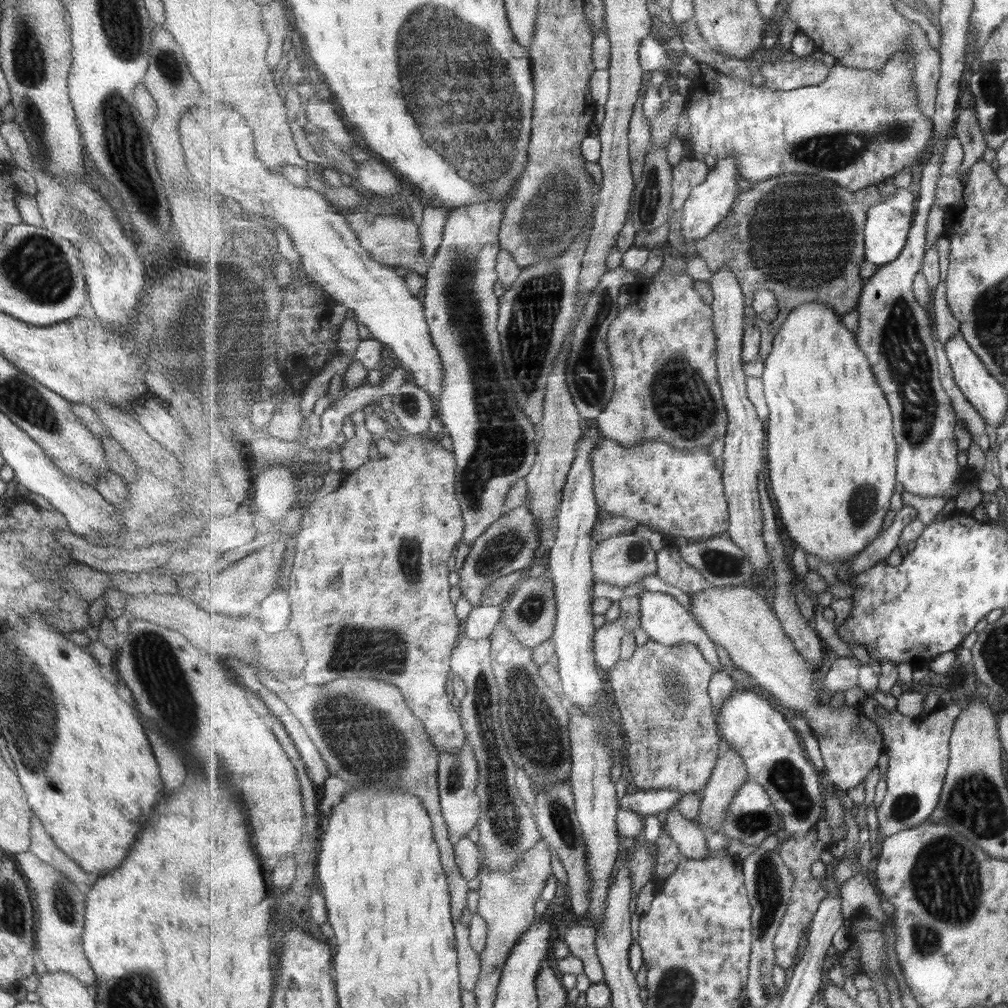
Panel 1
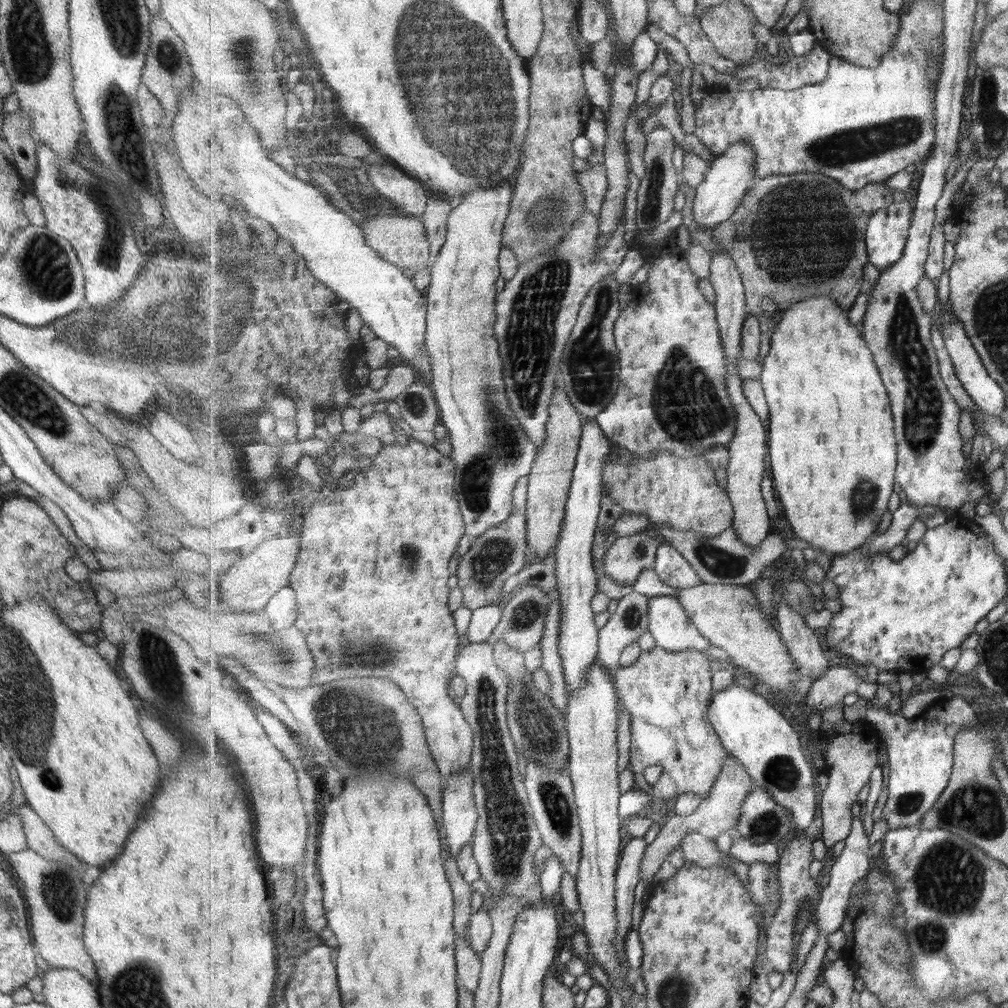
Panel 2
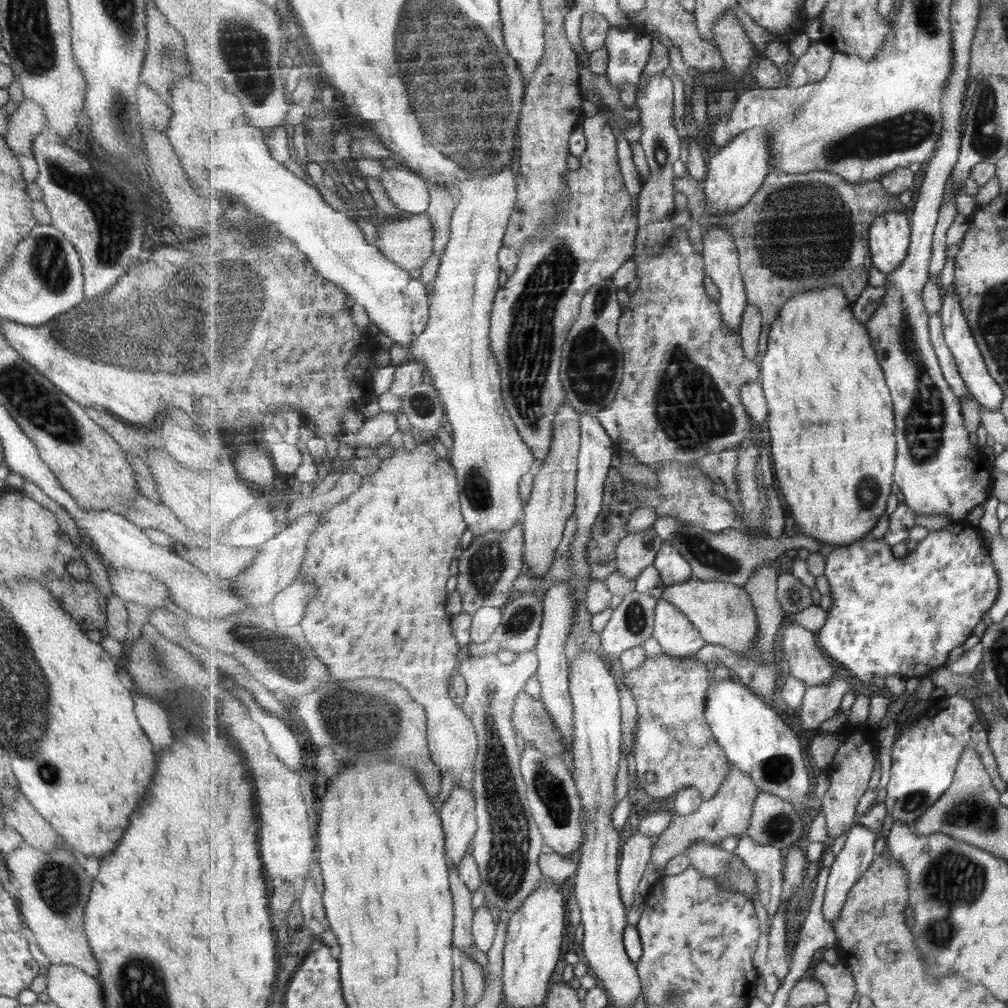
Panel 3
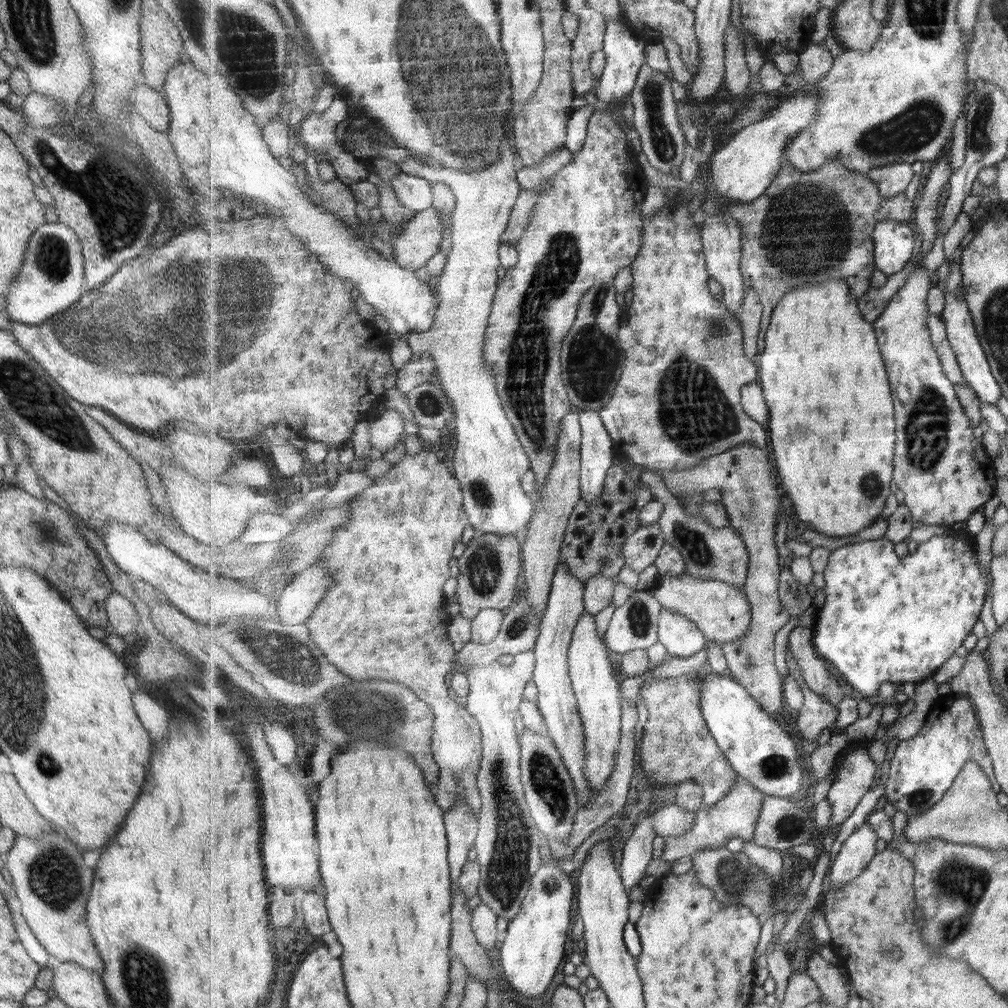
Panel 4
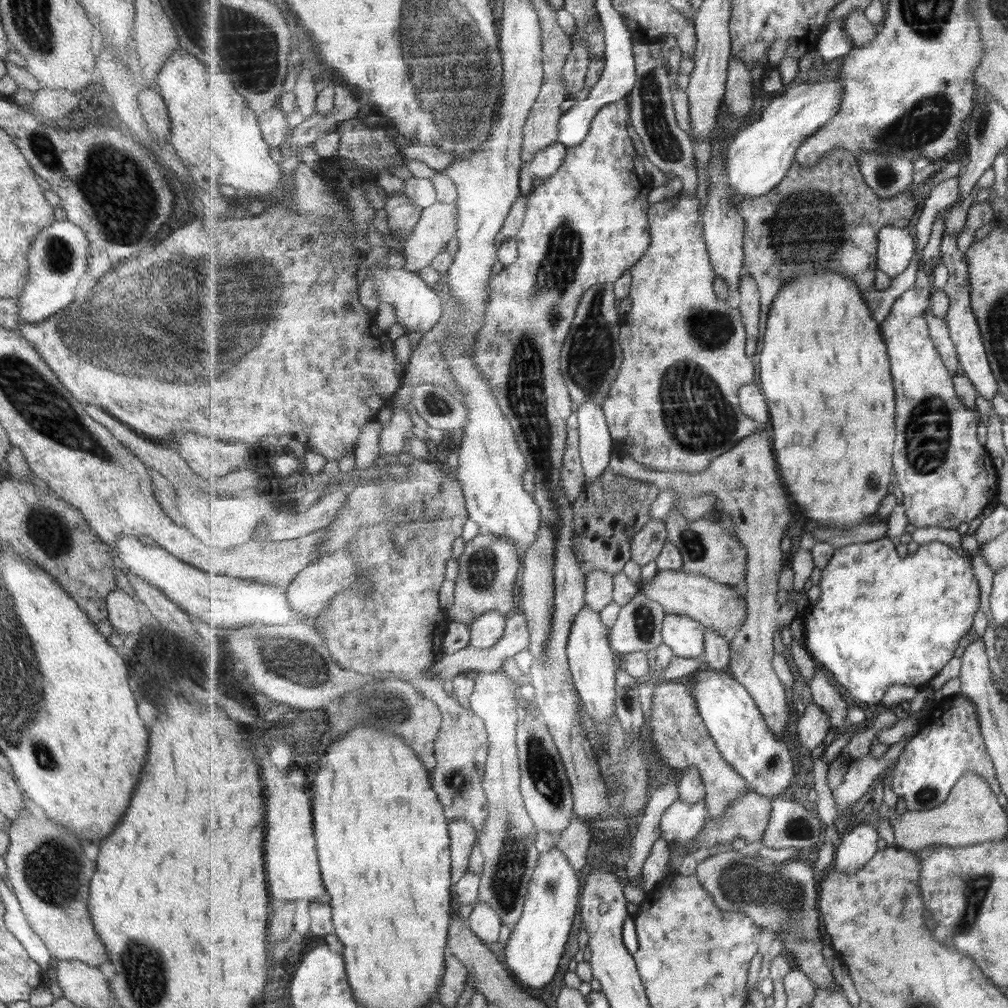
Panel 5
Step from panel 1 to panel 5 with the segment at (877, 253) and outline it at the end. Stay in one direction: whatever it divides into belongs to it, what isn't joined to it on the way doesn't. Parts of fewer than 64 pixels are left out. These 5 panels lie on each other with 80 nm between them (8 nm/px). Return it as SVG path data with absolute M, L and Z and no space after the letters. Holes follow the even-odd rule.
M891 225L881 229L878 268L889 276L903 274L915 256L915 238L905 229Z

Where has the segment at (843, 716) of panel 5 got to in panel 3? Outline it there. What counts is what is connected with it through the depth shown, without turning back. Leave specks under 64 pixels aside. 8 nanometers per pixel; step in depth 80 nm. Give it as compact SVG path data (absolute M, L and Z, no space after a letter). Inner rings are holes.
M786 612L786 618L784 619L785 631L784 641L781 653L786 661L788 674L799 678L799 680L805 682L807 687L821 687L831 683L835 679L835 672L837 668L831 664L831 660L827 660L828 656L823 654L823 649L820 648L817 632L813 632L808 628L803 628L799 624L789 621L789 615L793 613Z

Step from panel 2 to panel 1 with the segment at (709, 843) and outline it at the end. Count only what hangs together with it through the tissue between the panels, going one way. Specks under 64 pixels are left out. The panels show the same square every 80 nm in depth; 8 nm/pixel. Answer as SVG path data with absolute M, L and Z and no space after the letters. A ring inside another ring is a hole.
M678 805L667 812L667 828L679 846L682 857L703 860L709 854L706 833L693 820L681 814Z

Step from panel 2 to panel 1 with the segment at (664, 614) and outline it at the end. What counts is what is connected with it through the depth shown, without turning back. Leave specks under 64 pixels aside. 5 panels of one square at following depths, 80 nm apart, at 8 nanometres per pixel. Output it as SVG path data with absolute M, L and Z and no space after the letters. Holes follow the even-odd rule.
M645 591L640 597L642 598L642 627L649 633L651 639L663 645L695 644L709 664L713 668L721 670L721 660L717 656L715 643L709 638L708 632L697 622L692 612L681 604L681 601L667 592Z

